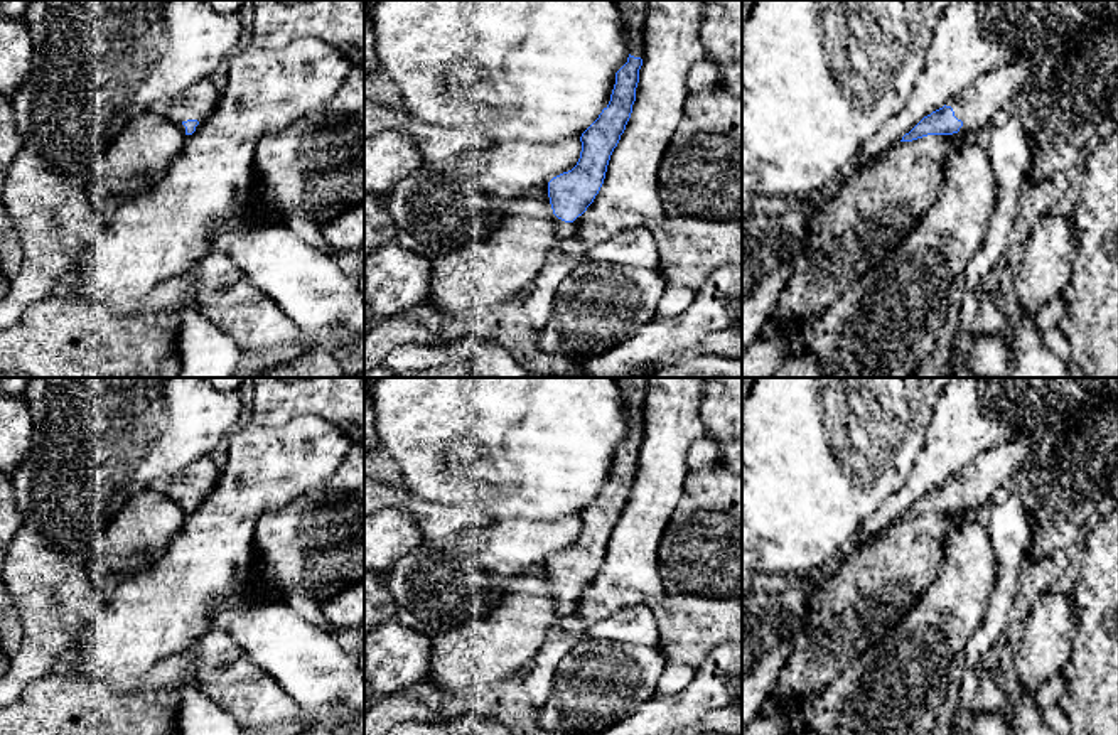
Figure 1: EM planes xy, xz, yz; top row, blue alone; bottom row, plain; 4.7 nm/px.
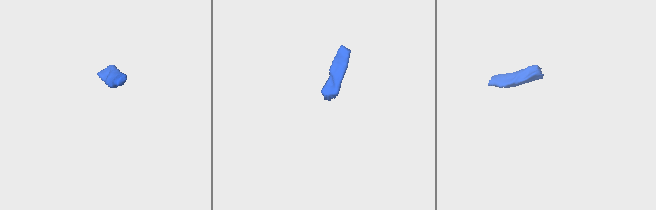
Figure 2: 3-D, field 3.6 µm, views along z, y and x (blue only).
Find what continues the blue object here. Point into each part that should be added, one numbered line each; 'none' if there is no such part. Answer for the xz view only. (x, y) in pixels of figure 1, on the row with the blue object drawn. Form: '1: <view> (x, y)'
1: xz (633, 12)
2: xz (564, 231)

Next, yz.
1: yz (987, 96)

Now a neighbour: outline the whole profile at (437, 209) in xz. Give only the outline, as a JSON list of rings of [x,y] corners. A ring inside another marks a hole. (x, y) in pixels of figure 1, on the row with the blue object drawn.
[[[578,137],[558,143],[487,142],[482,148],[435,165],[420,165],[388,194],[386,207],[396,224],[396,243],[435,260],[486,239],[506,217],[508,207],[524,192],[572,170],[582,152]]]

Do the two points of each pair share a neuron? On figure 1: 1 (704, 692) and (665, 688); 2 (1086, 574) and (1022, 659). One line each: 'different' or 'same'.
1: different
2: different

